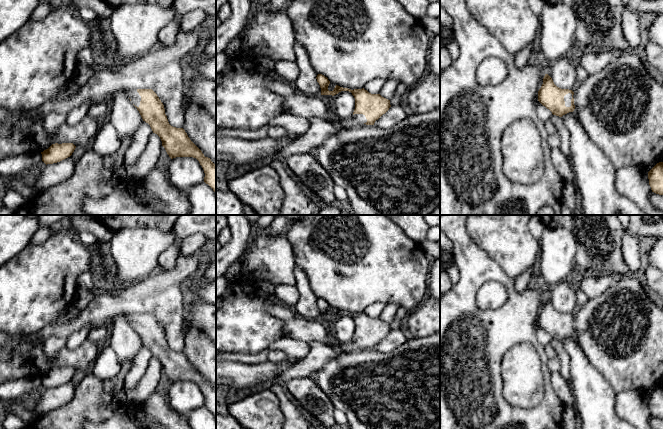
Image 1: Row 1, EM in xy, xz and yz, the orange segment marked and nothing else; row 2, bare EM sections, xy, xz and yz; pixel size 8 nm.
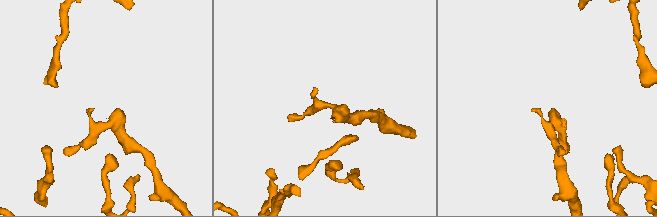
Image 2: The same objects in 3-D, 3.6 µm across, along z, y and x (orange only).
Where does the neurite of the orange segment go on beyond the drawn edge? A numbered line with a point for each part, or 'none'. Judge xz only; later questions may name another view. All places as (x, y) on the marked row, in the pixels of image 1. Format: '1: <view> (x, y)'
1: xz (355, 120)

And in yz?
1: yz (567, 98)

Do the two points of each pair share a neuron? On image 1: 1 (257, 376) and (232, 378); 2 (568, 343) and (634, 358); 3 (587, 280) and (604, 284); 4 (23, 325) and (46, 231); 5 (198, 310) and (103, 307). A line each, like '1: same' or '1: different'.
1: same
2: different
3: same
4: different
5: different

